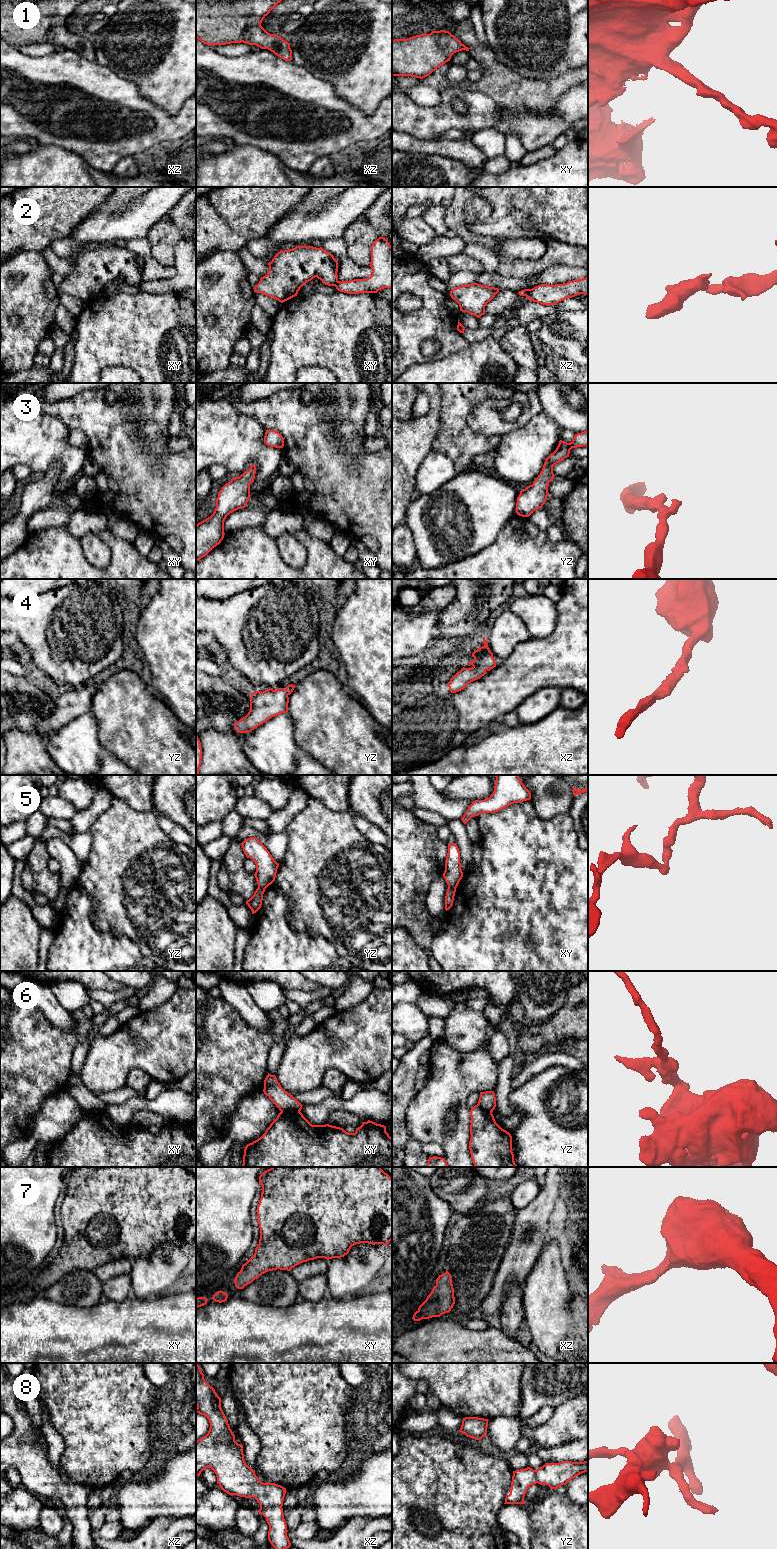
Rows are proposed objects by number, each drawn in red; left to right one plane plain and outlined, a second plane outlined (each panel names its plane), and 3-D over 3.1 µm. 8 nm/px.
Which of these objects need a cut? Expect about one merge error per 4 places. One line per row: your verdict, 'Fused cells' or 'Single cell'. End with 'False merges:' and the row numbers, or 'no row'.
1: Single cell
2: Fused cells
3: Single cell
4: Single cell
5: Fused cells
6: Fused cells
7: Single cell
8: Single cell
False merges: 2, 5, 6

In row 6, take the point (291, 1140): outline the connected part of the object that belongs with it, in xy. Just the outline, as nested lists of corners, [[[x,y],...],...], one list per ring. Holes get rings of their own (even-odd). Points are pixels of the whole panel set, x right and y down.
[[[280,1112],[260,1138],[246,1145],[242,1167],[392,1167],[392,1138],[386,1132],[386,1126],[370,1120],[363,1122],[354,1133],[348,1133],[343,1128],[329,1124],[312,1125],[301,1112]]]

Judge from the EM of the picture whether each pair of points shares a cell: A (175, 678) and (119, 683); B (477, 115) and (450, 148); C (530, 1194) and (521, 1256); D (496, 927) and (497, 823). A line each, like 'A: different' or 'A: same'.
A: different
B: different
C: different
D: same

